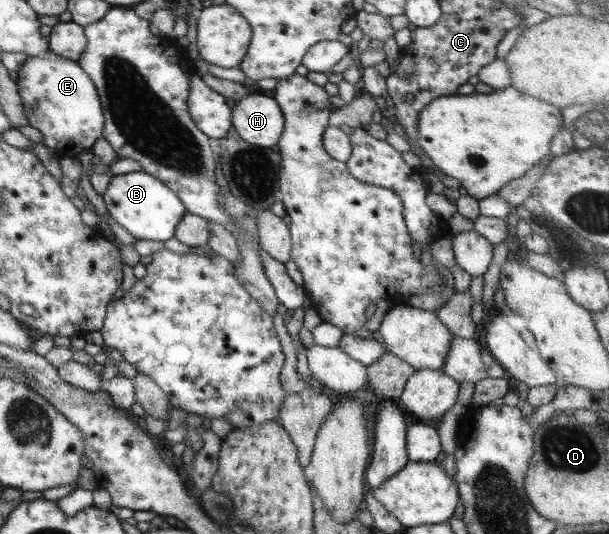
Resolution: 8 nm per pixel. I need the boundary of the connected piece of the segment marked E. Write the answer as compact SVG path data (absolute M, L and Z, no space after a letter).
M48 50L28 57L18 70L17 87L23 100L27 124L39 130L43 144L54 151L57 159L78 157L102 138L104 109L92 79L78 61L68 60Z

